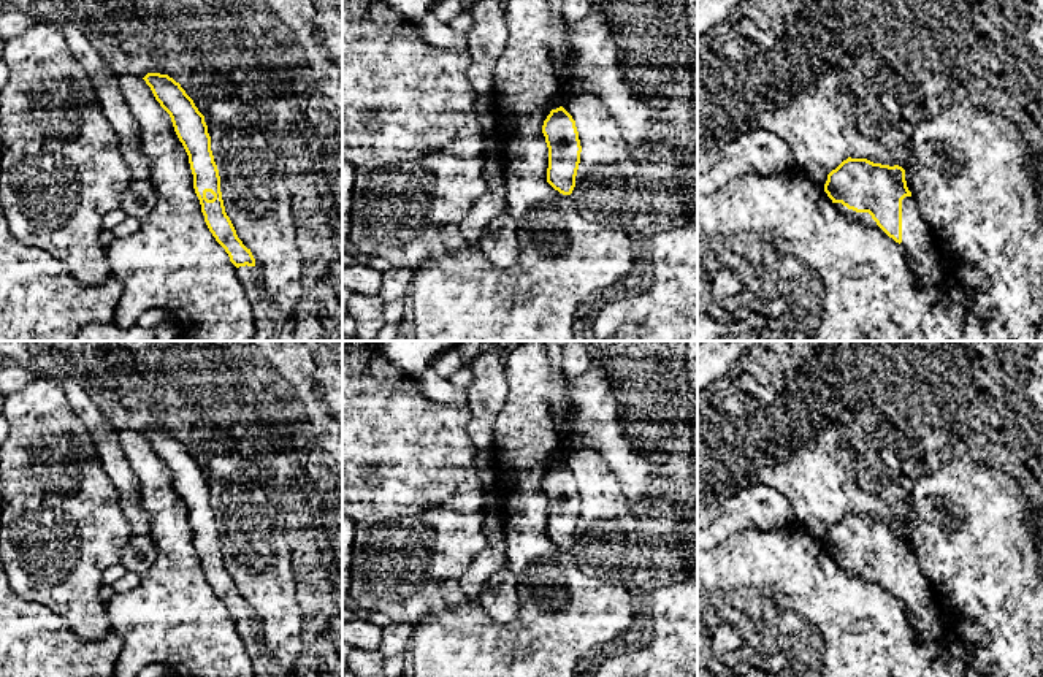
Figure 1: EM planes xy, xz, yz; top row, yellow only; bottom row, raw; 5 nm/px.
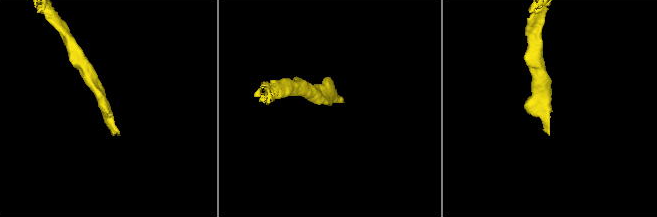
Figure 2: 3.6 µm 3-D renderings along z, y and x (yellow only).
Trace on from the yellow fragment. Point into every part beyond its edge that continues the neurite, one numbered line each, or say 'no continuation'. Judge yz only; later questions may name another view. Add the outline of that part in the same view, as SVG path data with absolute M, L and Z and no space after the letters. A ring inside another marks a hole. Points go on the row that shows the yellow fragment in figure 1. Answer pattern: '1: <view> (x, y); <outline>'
1: yz (850, 214); M834 203L834 205L839 209L839 212L842 216L845 216L848 220L859 220L859 222L865 222L865 224L869 224L872 227L878 227L877 222L872 219L872 216L869 212L856 212L853 209L848 209L842 203Z
2: yz (921, 252); M911 197L902 200L902 249L907 262L923 285L935 285L942 279L940 252L930 236L929 225Z

